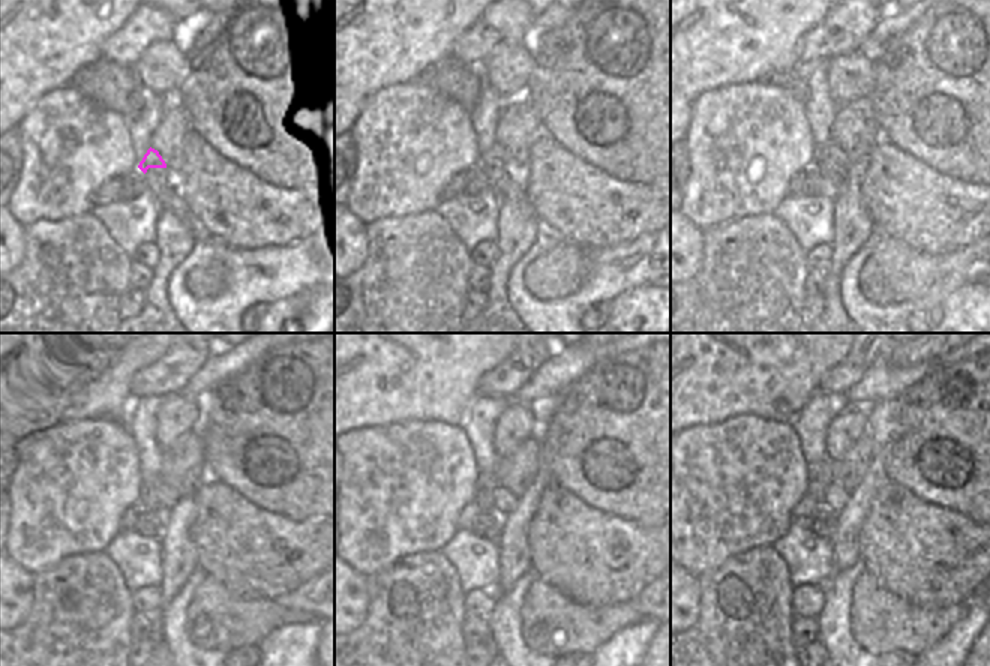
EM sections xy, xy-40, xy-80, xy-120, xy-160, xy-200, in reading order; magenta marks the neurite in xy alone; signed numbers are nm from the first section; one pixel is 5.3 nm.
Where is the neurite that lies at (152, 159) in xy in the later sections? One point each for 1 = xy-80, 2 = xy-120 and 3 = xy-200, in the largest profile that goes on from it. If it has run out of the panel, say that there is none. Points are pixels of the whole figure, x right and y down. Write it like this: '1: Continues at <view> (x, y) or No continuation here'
1: Continues at xy-80 (837, 156)
2: Continues at xy-120 (167, 495)
3: Continues at xy-200 (836, 498).

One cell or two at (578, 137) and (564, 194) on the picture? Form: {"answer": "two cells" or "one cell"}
{"answer": "two cells"}

